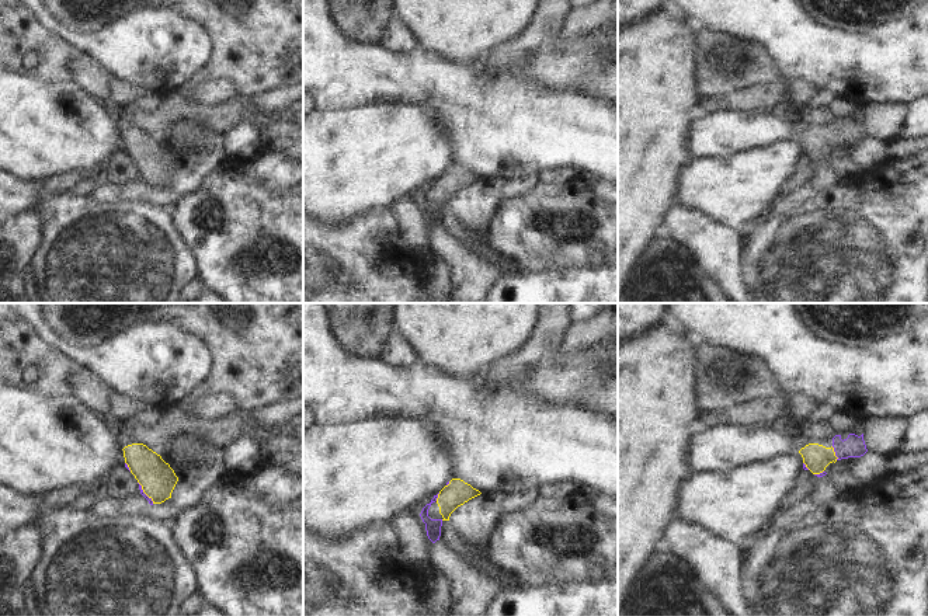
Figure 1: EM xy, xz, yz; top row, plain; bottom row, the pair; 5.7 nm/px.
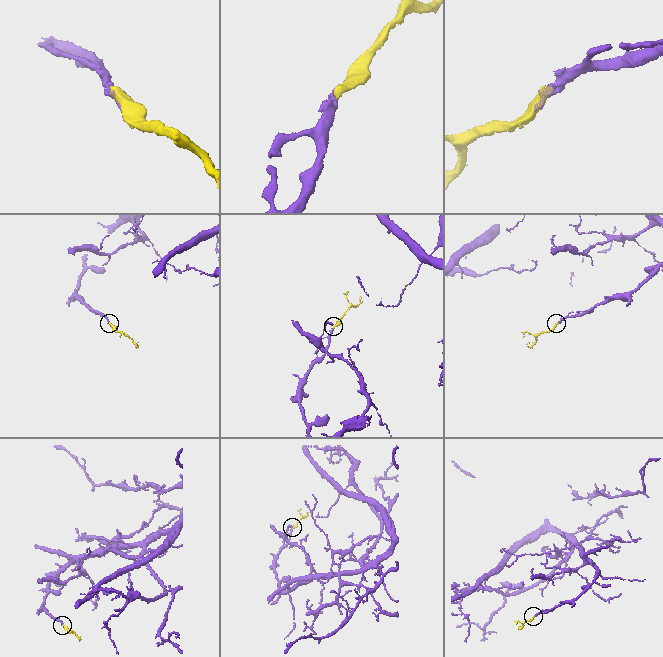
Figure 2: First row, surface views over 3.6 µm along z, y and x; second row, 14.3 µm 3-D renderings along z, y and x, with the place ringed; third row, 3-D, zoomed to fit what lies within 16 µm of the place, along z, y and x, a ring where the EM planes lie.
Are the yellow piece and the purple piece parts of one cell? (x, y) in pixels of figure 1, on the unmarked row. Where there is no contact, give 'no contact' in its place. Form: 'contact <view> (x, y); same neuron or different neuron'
contact yz (834, 139); same neuron

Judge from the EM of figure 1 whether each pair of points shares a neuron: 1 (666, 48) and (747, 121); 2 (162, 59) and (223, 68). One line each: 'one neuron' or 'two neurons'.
1: two neurons
2: two neurons

